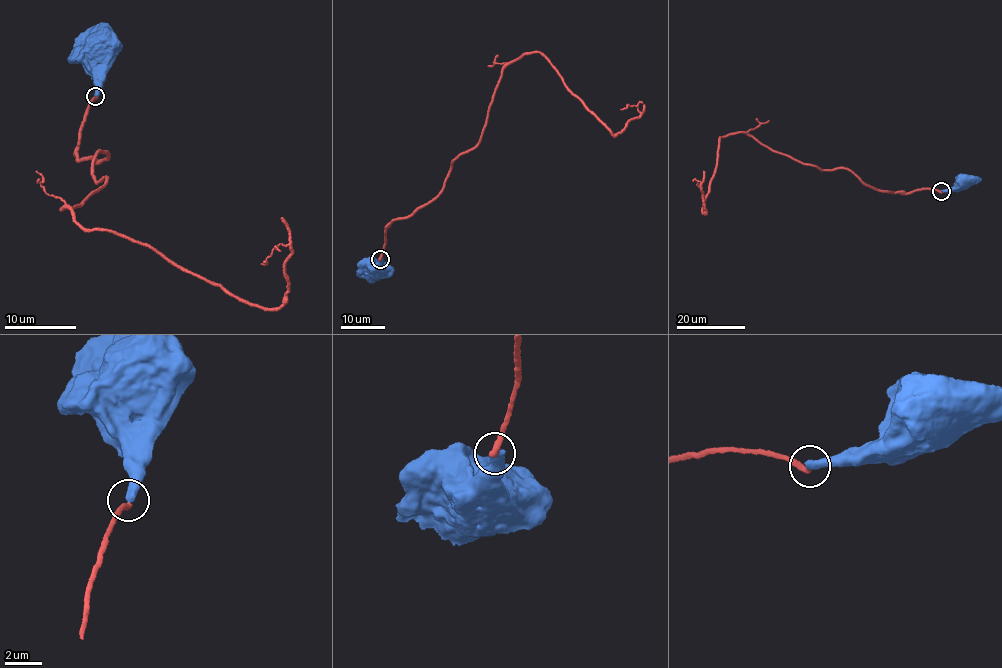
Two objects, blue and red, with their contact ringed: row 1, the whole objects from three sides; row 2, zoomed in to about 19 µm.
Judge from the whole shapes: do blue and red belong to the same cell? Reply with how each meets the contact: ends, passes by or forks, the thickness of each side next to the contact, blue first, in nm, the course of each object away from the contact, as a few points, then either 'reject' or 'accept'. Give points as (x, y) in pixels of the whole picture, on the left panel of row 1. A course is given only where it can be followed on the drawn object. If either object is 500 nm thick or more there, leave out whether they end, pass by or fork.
500/320 nm | blue via (96, 96), (106, 66), (102, 51) | red via (96, 97), (73, 151), (107, 154), (106, 181), (76, 223), (279, 305), (290, 247), (261, 263) | reject

